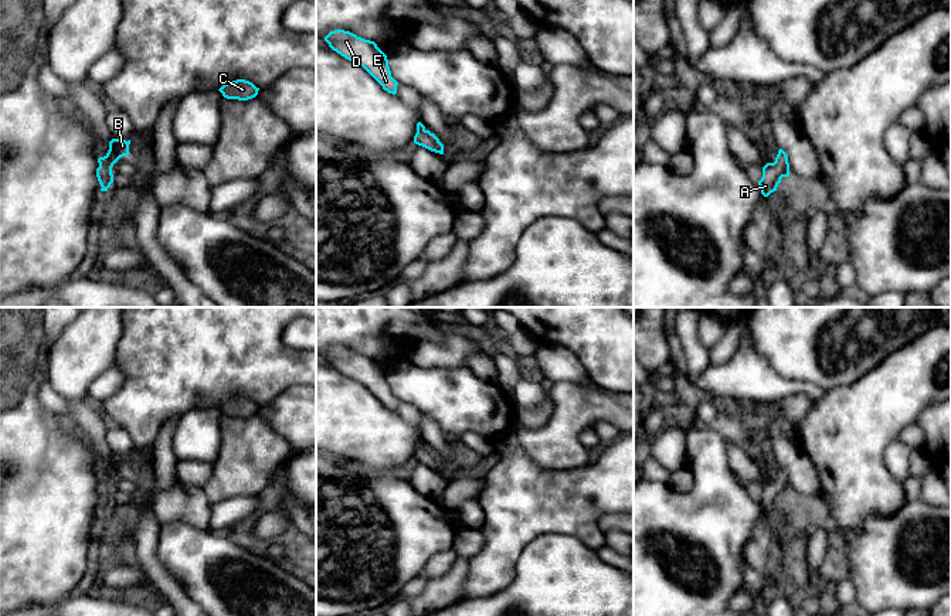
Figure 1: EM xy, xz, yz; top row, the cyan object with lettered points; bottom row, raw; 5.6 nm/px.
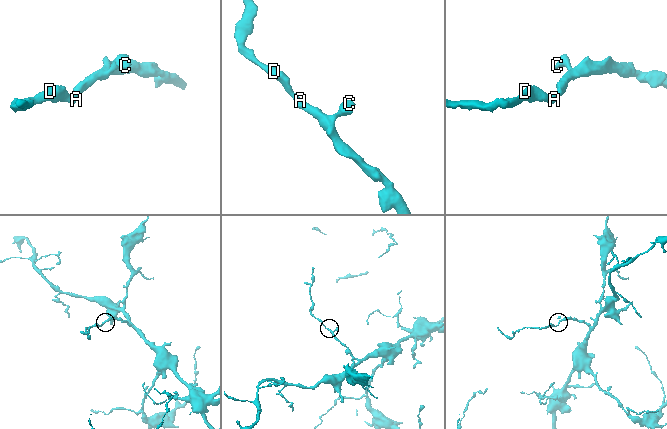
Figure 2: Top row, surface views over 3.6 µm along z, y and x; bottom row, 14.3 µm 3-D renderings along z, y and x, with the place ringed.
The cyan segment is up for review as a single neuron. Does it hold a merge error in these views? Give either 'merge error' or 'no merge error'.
no merge error

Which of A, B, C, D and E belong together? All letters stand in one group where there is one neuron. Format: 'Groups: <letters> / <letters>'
Groups: A B C D E

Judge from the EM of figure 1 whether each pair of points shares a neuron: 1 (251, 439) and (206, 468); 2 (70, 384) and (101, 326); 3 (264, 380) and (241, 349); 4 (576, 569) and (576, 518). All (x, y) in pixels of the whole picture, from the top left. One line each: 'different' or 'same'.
1: different
2: same
3: same
4: different

